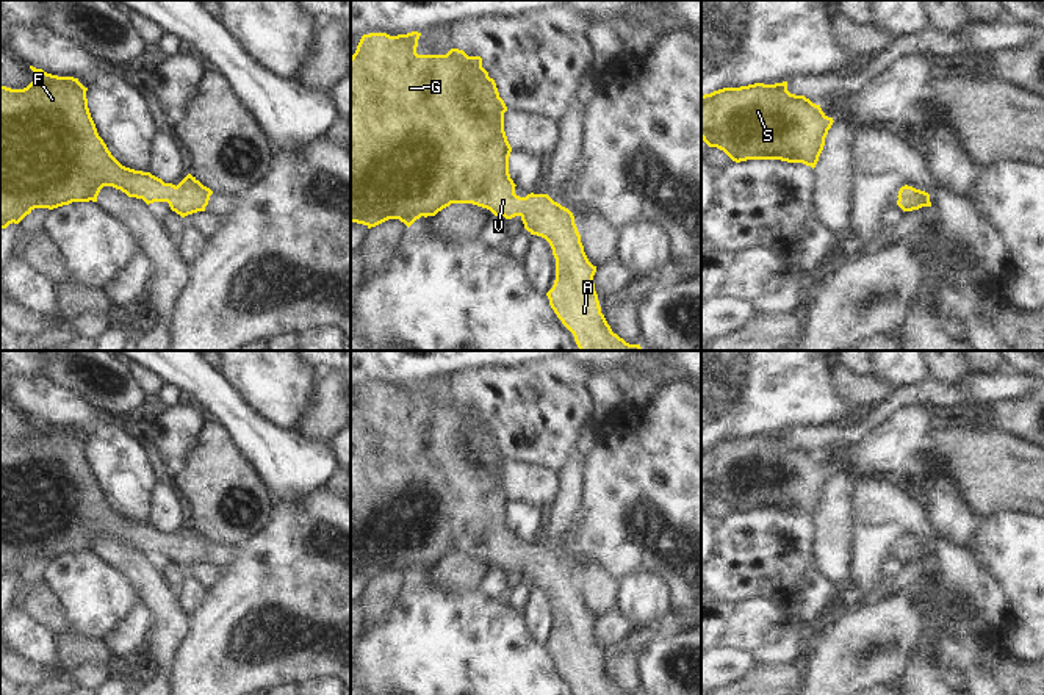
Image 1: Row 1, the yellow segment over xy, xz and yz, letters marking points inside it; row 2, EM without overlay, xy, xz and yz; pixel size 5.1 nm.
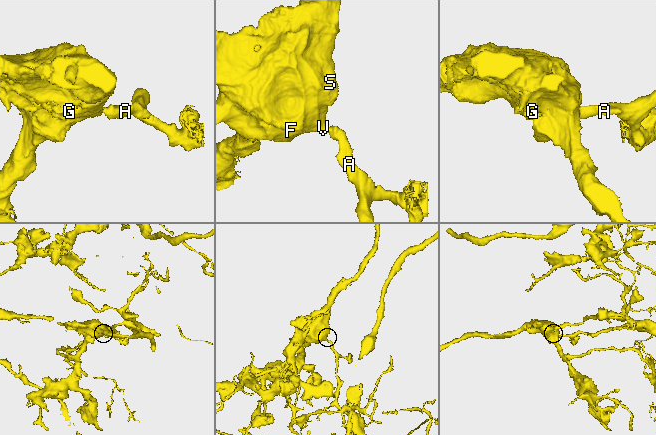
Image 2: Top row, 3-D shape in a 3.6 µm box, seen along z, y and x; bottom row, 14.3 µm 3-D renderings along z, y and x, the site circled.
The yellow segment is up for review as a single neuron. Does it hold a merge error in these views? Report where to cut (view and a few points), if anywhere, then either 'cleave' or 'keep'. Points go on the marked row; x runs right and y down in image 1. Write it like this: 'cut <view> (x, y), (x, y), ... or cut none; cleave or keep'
cut none; keep

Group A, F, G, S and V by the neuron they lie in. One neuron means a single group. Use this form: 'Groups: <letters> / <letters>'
Groups: A F G S V

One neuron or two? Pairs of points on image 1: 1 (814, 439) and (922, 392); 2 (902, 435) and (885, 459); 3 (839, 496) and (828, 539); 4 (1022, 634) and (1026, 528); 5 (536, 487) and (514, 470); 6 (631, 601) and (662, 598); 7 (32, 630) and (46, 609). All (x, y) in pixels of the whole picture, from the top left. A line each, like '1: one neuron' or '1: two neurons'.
1: one neuron
2: one neuron
3: one neuron
4: one neuron
5: one neuron
6: one neuron
7: two neurons

